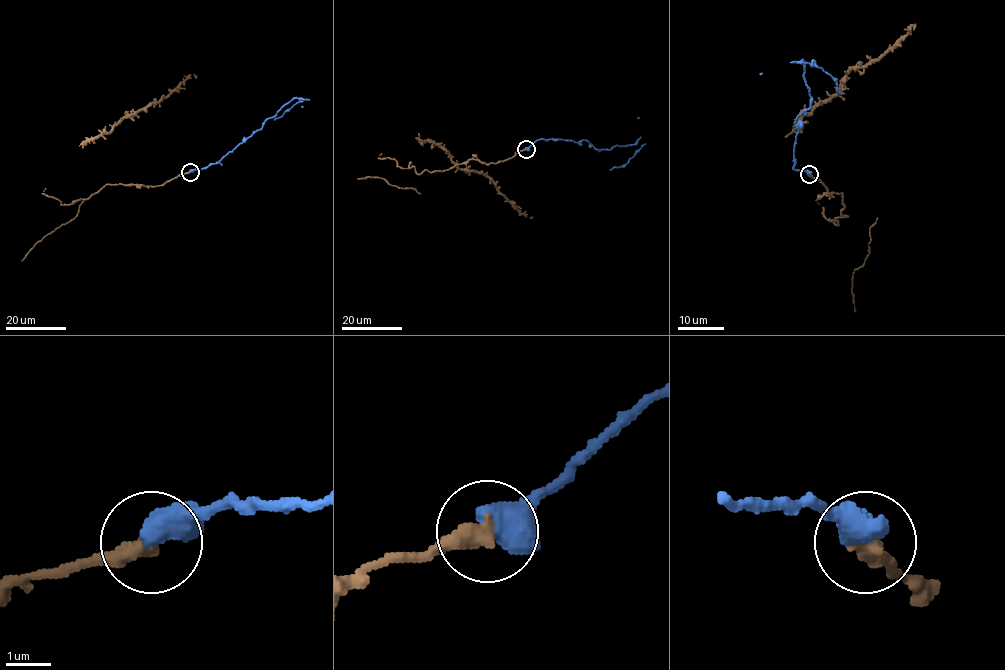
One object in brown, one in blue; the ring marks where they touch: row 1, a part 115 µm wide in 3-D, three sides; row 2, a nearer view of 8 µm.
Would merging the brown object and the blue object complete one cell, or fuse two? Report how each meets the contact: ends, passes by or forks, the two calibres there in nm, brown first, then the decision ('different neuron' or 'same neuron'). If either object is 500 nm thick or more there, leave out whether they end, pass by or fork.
brown ends there; blue passes by; 440 nm thick on the brown side, 480 nm on the other; different neuron

